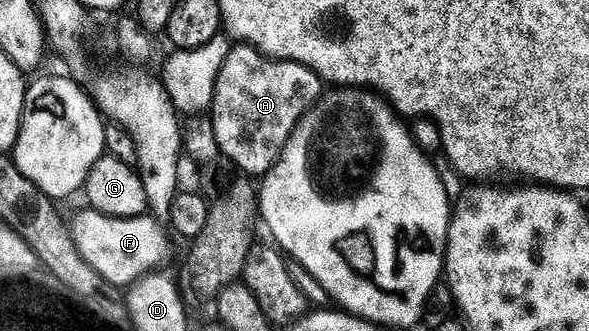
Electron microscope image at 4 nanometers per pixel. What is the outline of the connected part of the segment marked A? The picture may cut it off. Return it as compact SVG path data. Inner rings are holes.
M247 45L233 46L214 85L213 103L210 112L214 125L214 137L220 146L221 156L236 167L241 167L248 175L263 177L280 160L288 139L296 130L297 122L317 106L321 98L322 80L311 69L301 63L272 59L263 55L256 47Z

